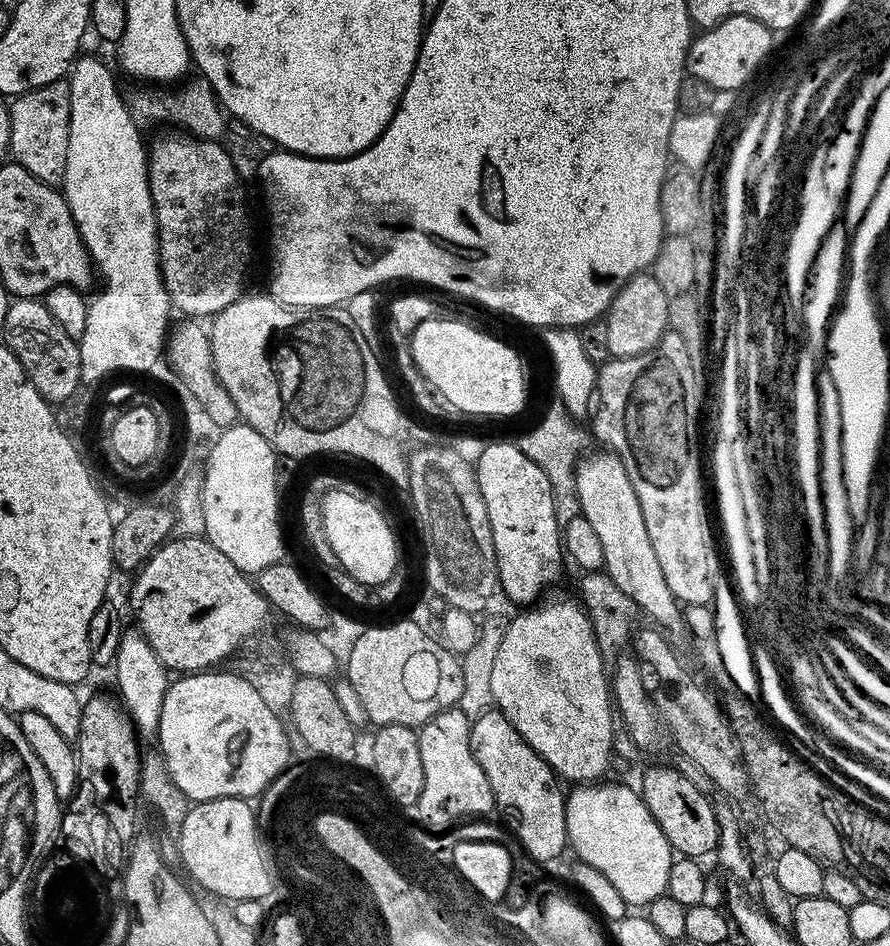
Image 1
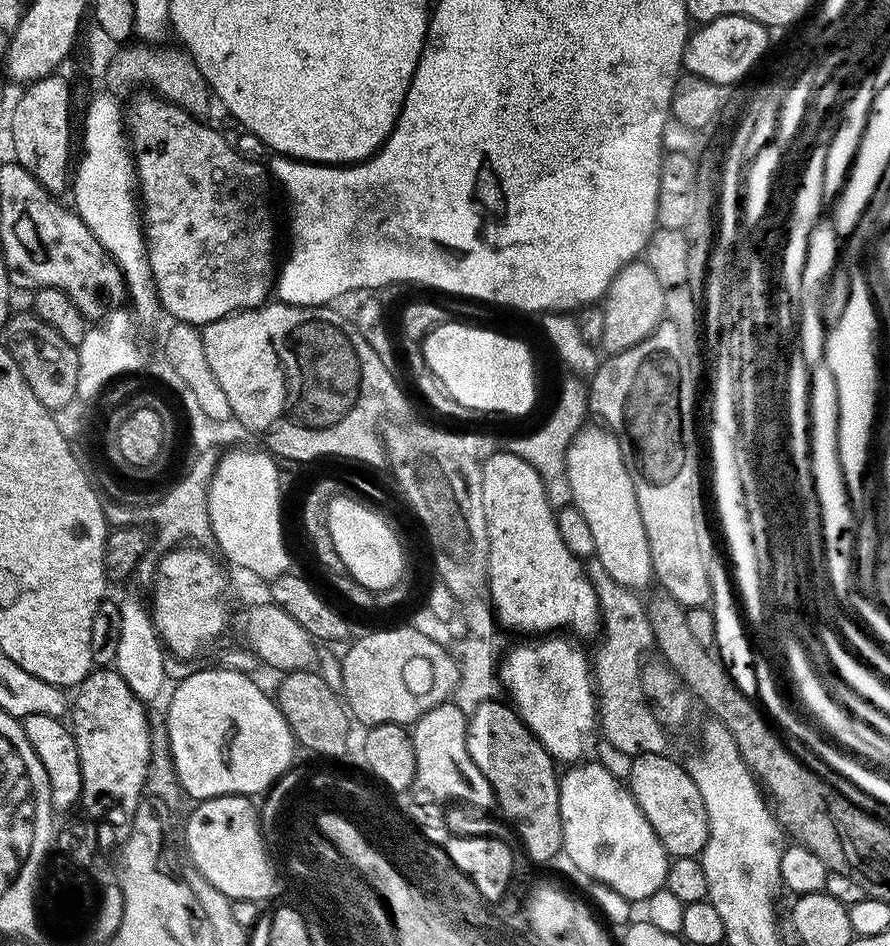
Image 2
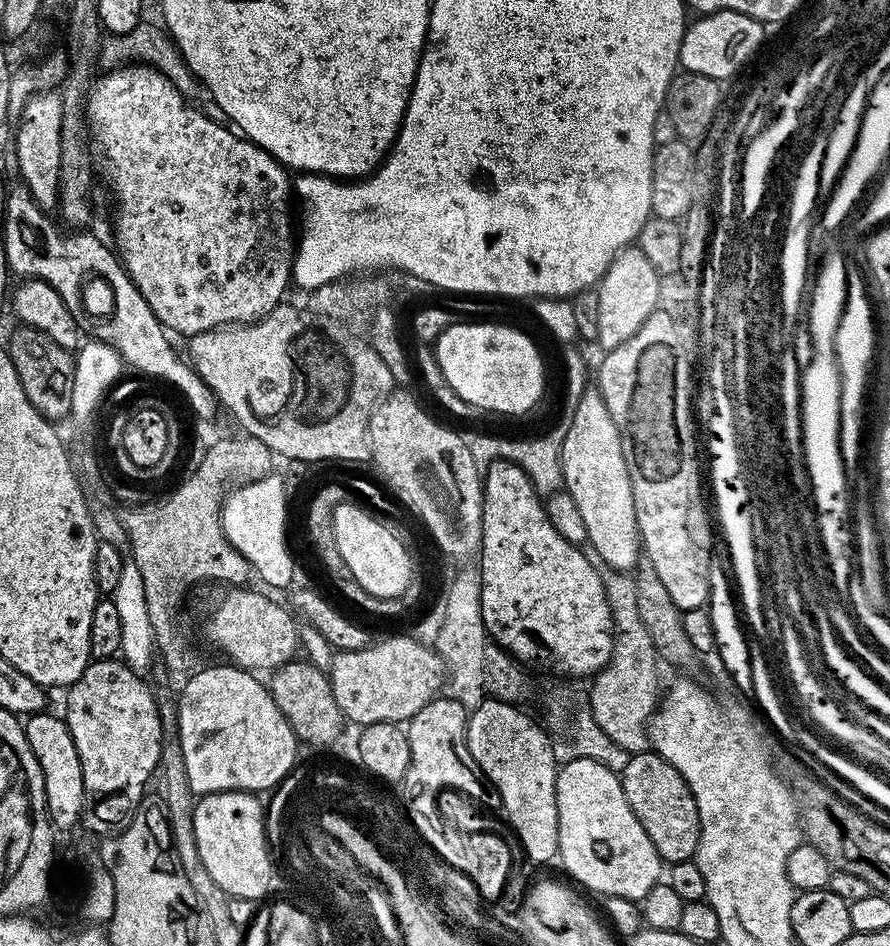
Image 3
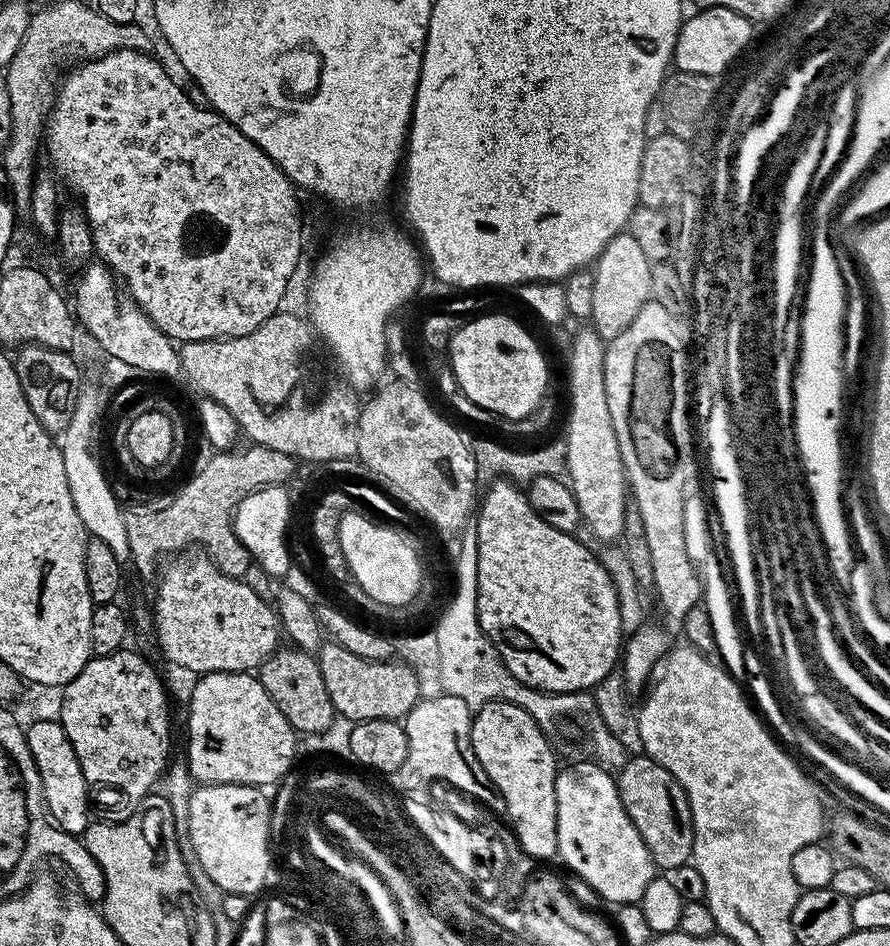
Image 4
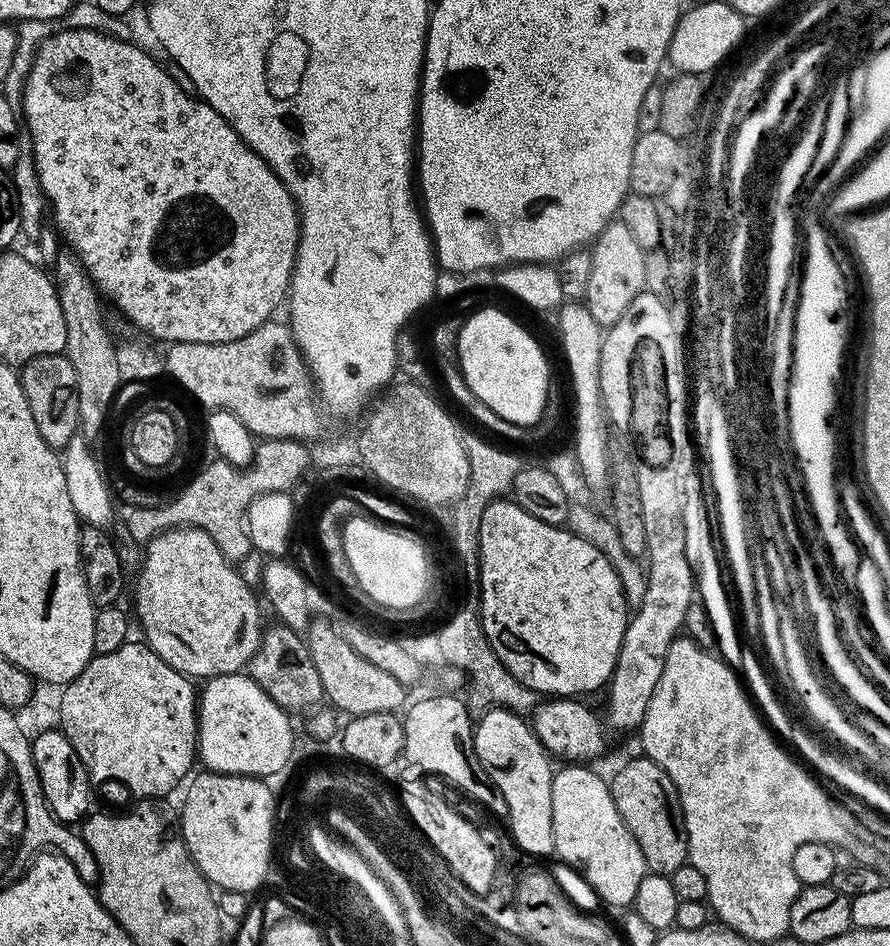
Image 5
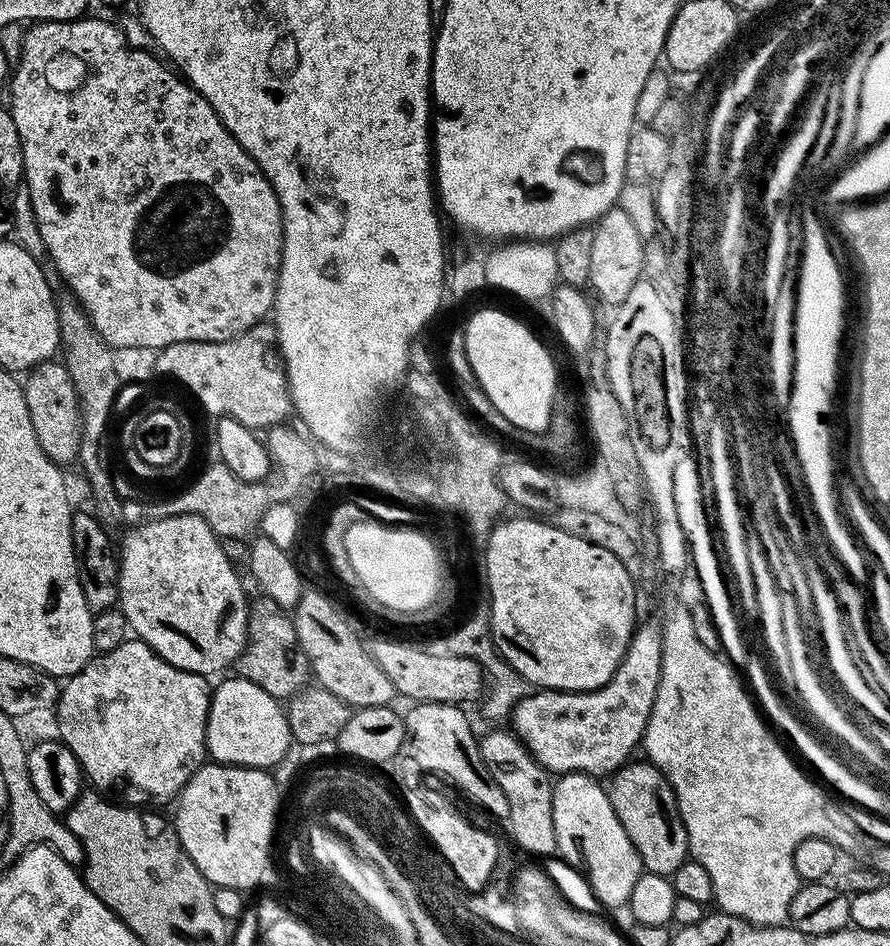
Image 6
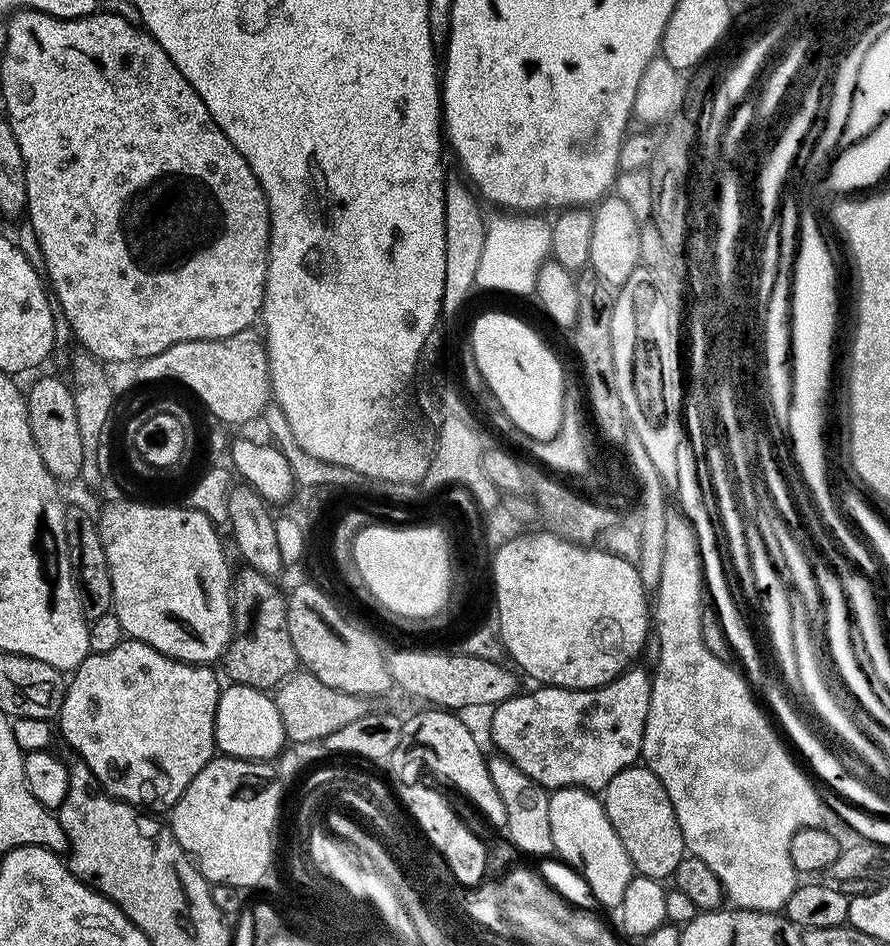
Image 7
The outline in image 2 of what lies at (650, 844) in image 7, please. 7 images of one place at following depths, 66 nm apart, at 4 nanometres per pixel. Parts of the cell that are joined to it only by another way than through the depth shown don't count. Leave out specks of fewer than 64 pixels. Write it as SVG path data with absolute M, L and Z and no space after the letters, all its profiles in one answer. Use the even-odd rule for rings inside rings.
M665 753L633 756L626 787L632 793L638 810L642 810L646 822L650 822L650 830L658 834L658 842L662 842L669 857L699 857L708 841L706 806L687 767L681 761L679 764L678 761L671 760L669 756Z

